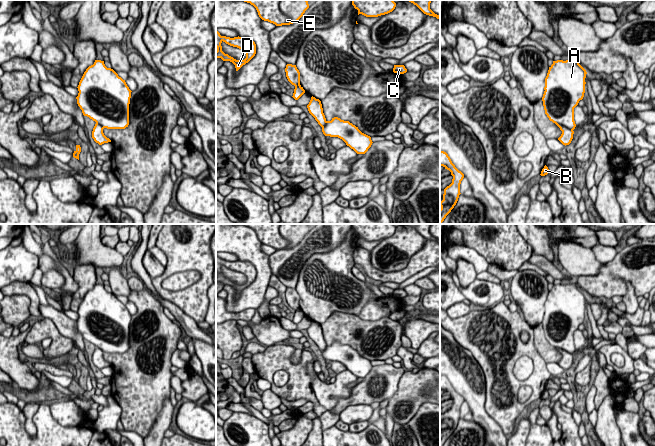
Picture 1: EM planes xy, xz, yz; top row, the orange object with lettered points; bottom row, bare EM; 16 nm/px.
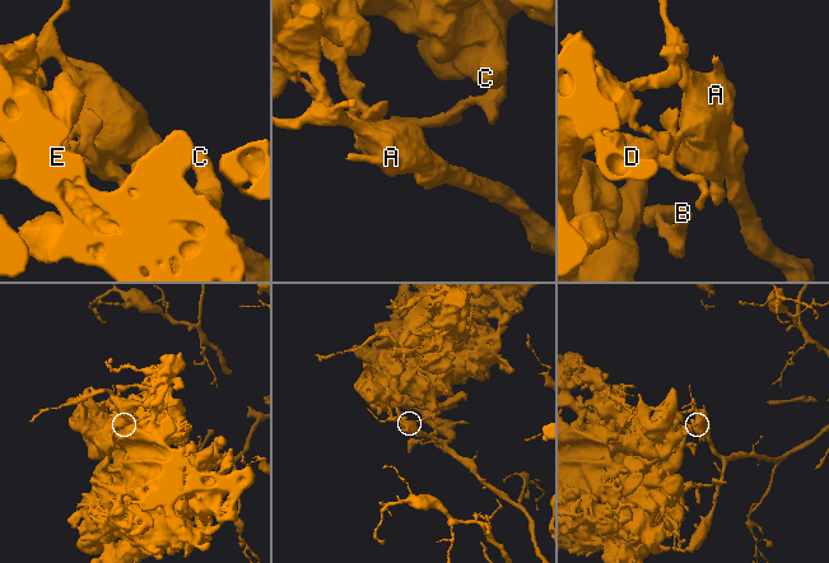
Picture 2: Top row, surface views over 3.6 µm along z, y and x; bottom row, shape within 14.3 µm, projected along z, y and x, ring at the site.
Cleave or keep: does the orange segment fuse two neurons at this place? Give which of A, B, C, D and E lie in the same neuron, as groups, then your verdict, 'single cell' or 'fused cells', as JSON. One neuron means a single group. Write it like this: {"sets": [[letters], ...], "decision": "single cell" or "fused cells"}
{"sets": [["A"], ["B", "C", "D", "E"]], "decision": "fused cells"}

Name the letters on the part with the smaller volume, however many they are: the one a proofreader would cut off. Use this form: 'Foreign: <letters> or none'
Foreign: A

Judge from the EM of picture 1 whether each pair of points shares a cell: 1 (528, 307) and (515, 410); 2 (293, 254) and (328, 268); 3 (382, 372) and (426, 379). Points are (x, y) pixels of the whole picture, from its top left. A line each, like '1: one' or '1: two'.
1: two
2: two
3: two

